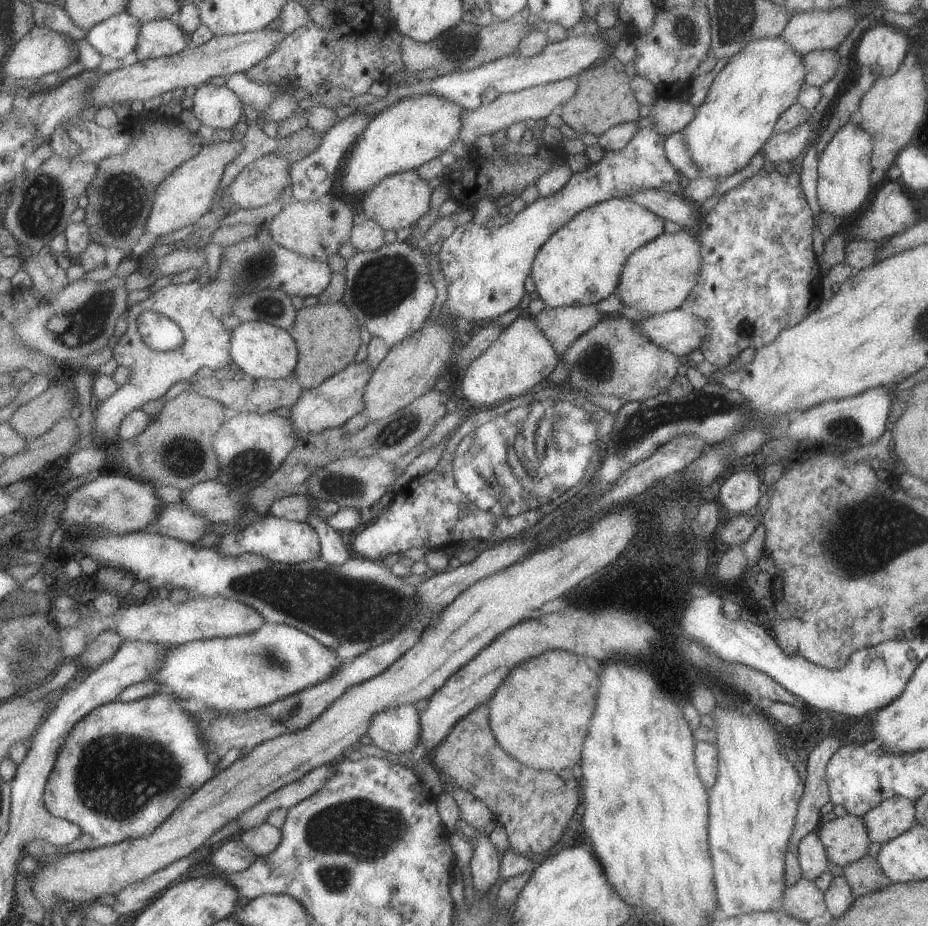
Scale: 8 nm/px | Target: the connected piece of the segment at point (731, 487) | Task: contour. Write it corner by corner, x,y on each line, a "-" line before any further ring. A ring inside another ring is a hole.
737,470
737,472
733,472
723,481
716,498
720,502
720,506
728,510
728,514
737,515
739,513
747,514
751,511
753,512
763,505
759,495
760,481
759,474
754,474
753,471

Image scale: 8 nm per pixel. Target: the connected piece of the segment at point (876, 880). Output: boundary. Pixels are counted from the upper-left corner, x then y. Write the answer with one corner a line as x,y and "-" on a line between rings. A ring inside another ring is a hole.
865,855
863,858
842,866
843,877
854,897
863,896
891,884
883,874
876,858

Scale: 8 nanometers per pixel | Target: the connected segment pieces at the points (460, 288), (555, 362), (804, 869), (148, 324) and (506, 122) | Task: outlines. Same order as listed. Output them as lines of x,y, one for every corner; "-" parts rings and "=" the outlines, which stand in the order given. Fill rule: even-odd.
653,126
638,129
633,138
625,144
624,148
617,151
604,151
599,162
590,163
583,172
574,173
569,183
561,192
549,196
549,198
539,197
531,205
527,205
520,213
516,214
511,222
503,226
485,228
475,222
468,222
458,226
453,233
440,242
433,250
437,252
441,262
442,273
447,282
447,300
442,308
449,312
450,318
455,323
466,323
467,325
477,325
478,328
490,321
509,312
513,308
519,307
524,301
524,294
527,295
527,278
532,277
532,269
539,250
556,235
563,226
566,226
575,219
585,208
593,204
604,202
615,197
622,198
629,196
629,192
639,190
659,190
661,192
680,193
679,174
677,170
669,164
663,152
663,142
665,137
657,134
=
518,316
504,330
492,347
465,370
460,390
472,406
479,403
494,406
515,396
523,396
534,387
542,386
559,366
560,354
533,316
=
815,830
808,832
796,847
803,879
813,881
827,870
828,858
=
145,311
138,318
138,323
142,337
155,350
177,350
186,341
188,331
164,314
=
579,77
533,86
527,90
513,93
502,93
493,103
483,104
477,110
466,109
463,112
462,135
459,139
467,146
474,148
477,138
482,135
493,136
499,130
507,129
517,122
525,123
527,120
548,119
558,112
564,105
570,103
579,91

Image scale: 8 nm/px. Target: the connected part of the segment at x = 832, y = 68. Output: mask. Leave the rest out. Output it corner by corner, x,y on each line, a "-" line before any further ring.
837,49
811,51
801,55
805,70
804,82
819,89
821,84
825,84
837,72
839,60

